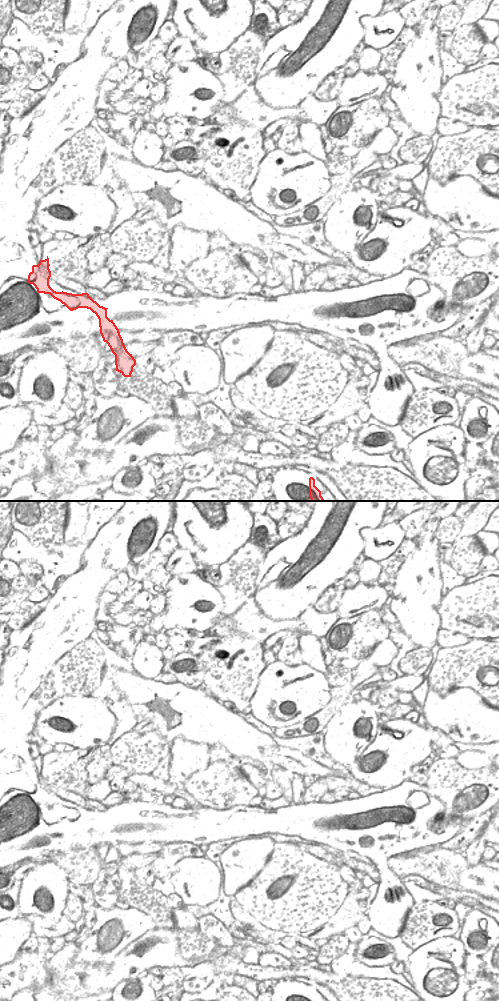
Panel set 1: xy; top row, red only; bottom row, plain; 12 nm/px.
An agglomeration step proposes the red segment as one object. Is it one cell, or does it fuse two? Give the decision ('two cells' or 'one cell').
two cells

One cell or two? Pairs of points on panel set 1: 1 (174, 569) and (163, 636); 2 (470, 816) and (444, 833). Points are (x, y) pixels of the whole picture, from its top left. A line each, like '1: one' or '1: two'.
1: two
2: one

